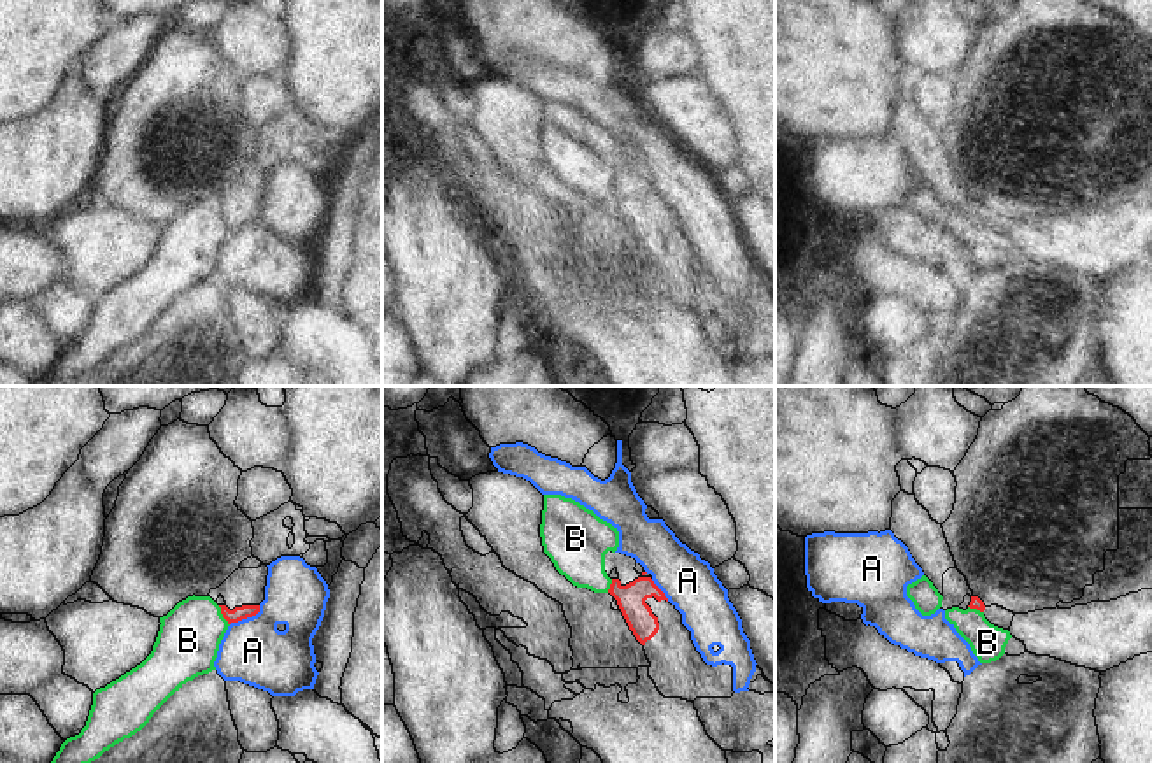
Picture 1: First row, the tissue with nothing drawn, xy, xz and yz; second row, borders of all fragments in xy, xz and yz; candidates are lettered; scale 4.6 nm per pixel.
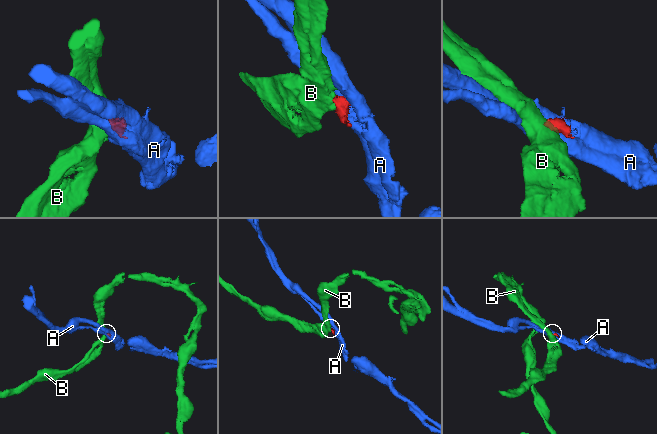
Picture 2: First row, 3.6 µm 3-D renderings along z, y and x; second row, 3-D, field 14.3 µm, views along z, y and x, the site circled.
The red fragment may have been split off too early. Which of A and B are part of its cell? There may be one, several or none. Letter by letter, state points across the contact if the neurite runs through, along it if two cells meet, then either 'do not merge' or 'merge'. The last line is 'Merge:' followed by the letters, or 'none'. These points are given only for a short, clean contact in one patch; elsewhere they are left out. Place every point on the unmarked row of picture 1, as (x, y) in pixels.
A: do not merge
B: border along xy (218, 213), (228, 232); do not merge
Merge: none

